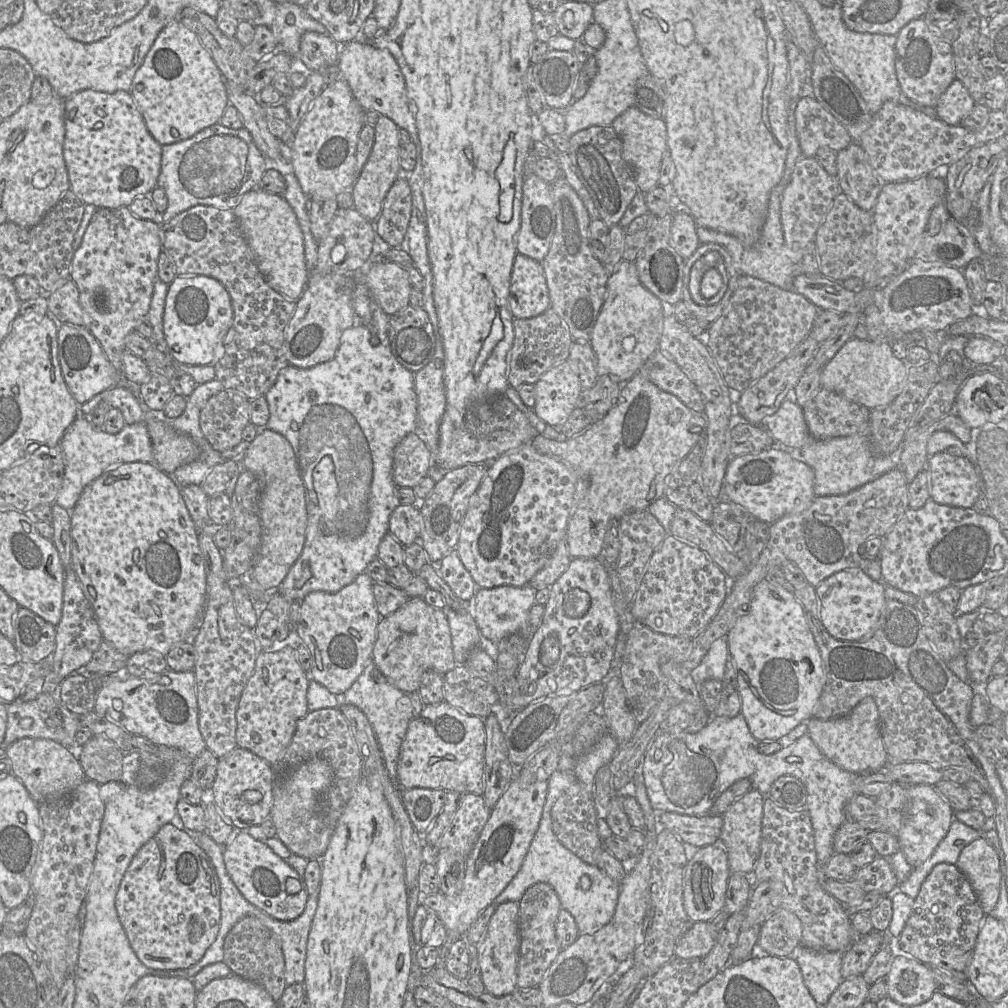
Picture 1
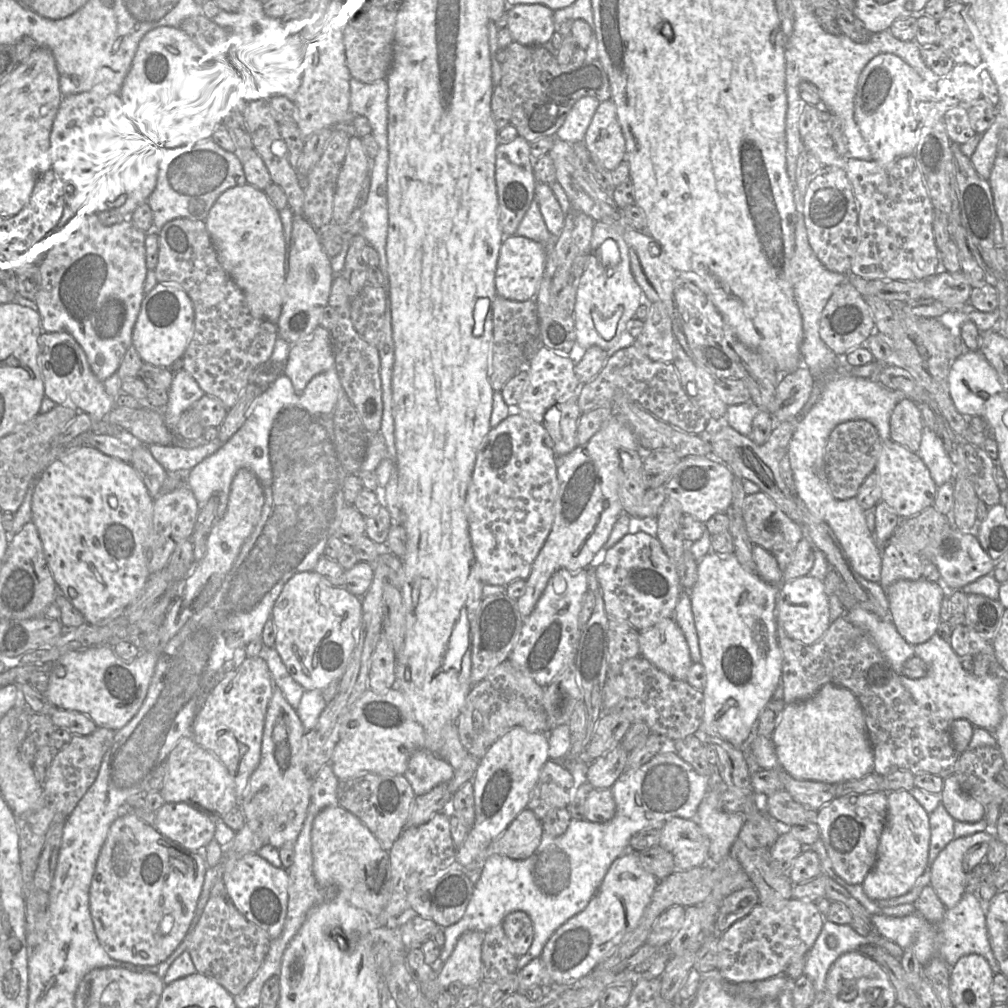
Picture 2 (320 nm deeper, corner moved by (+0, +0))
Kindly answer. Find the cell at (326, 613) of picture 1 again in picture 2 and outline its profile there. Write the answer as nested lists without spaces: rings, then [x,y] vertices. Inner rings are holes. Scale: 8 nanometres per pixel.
[[[307,571],[295,574],[290,578],[284,585],[279,597],[277,598],[273,611],[272,619],[276,626],[276,640],[275,649],[280,655],[287,671],[291,677],[304,688],[305,691],[312,690],[323,690],[332,681],[339,680],[344,672],[346,671],[349,662],[351,660],[352,654],[357,644],[358,631],[360,630],[362,623],[362,600],[360,597],[348,592],[340,586],[334,586],[325,577],[314,571]]]

